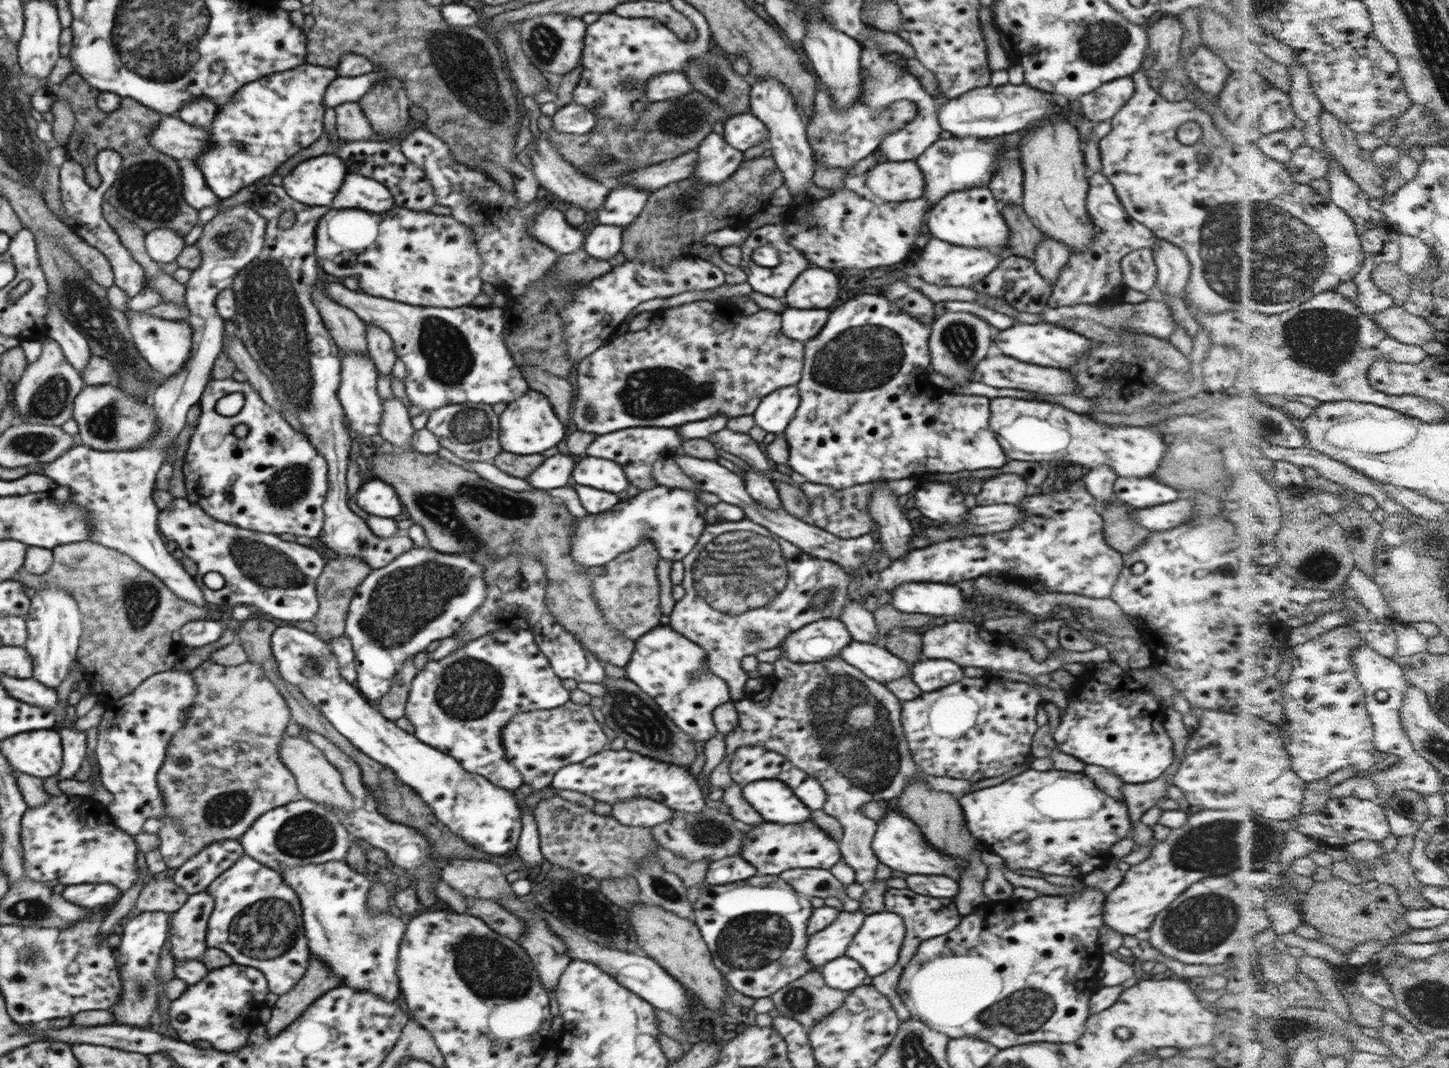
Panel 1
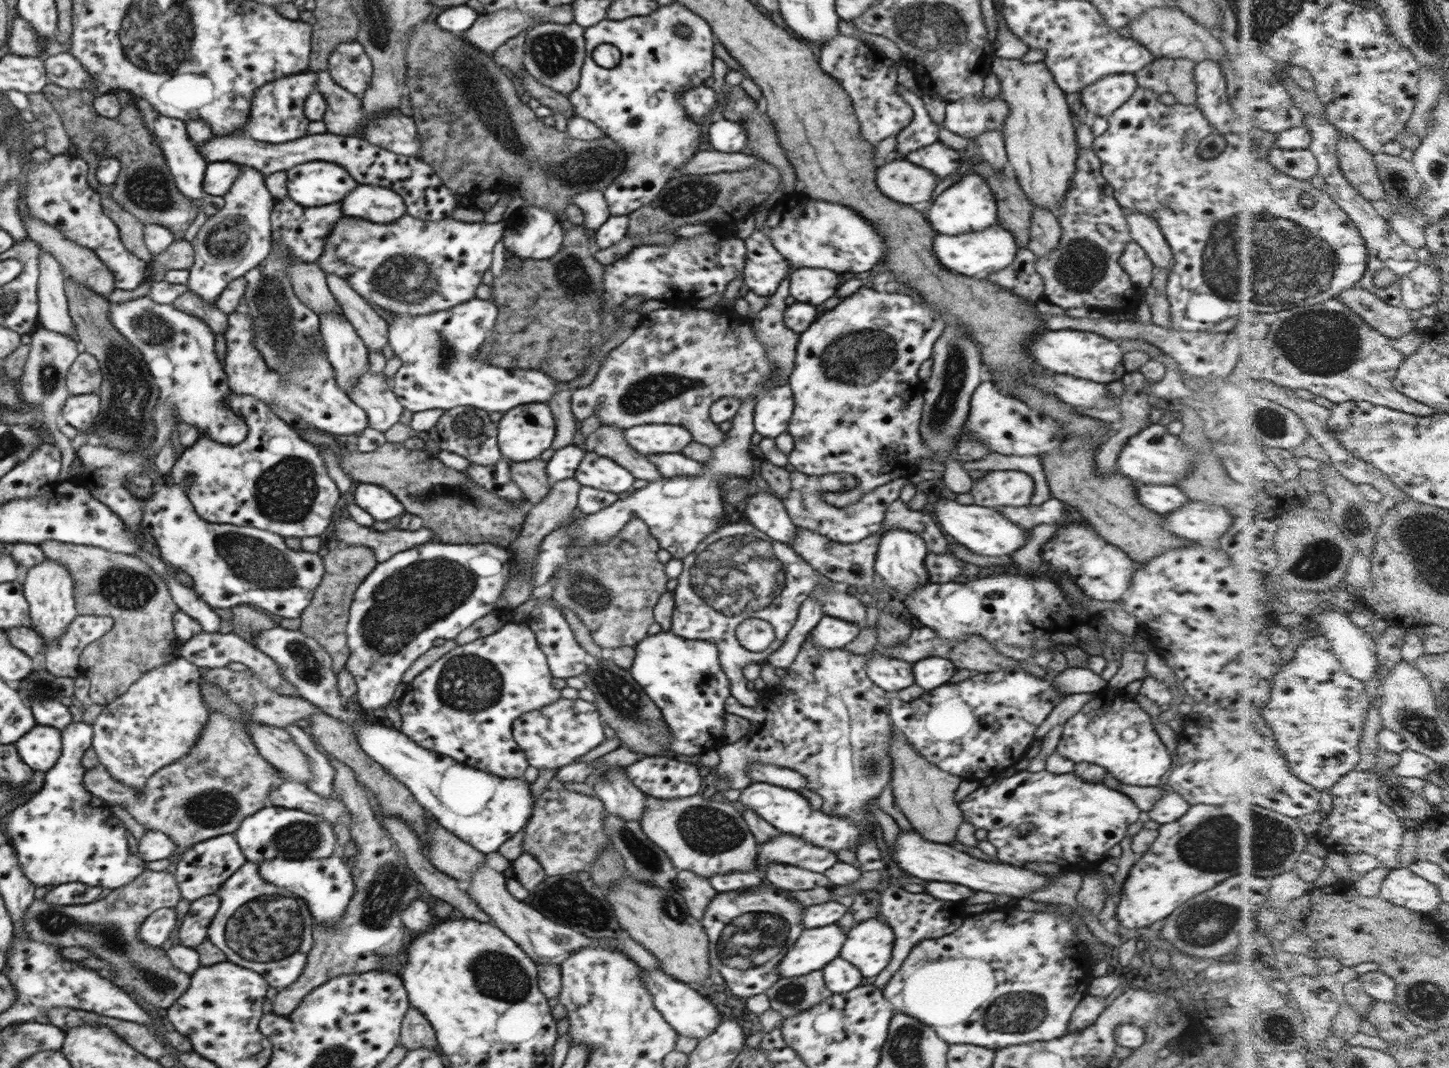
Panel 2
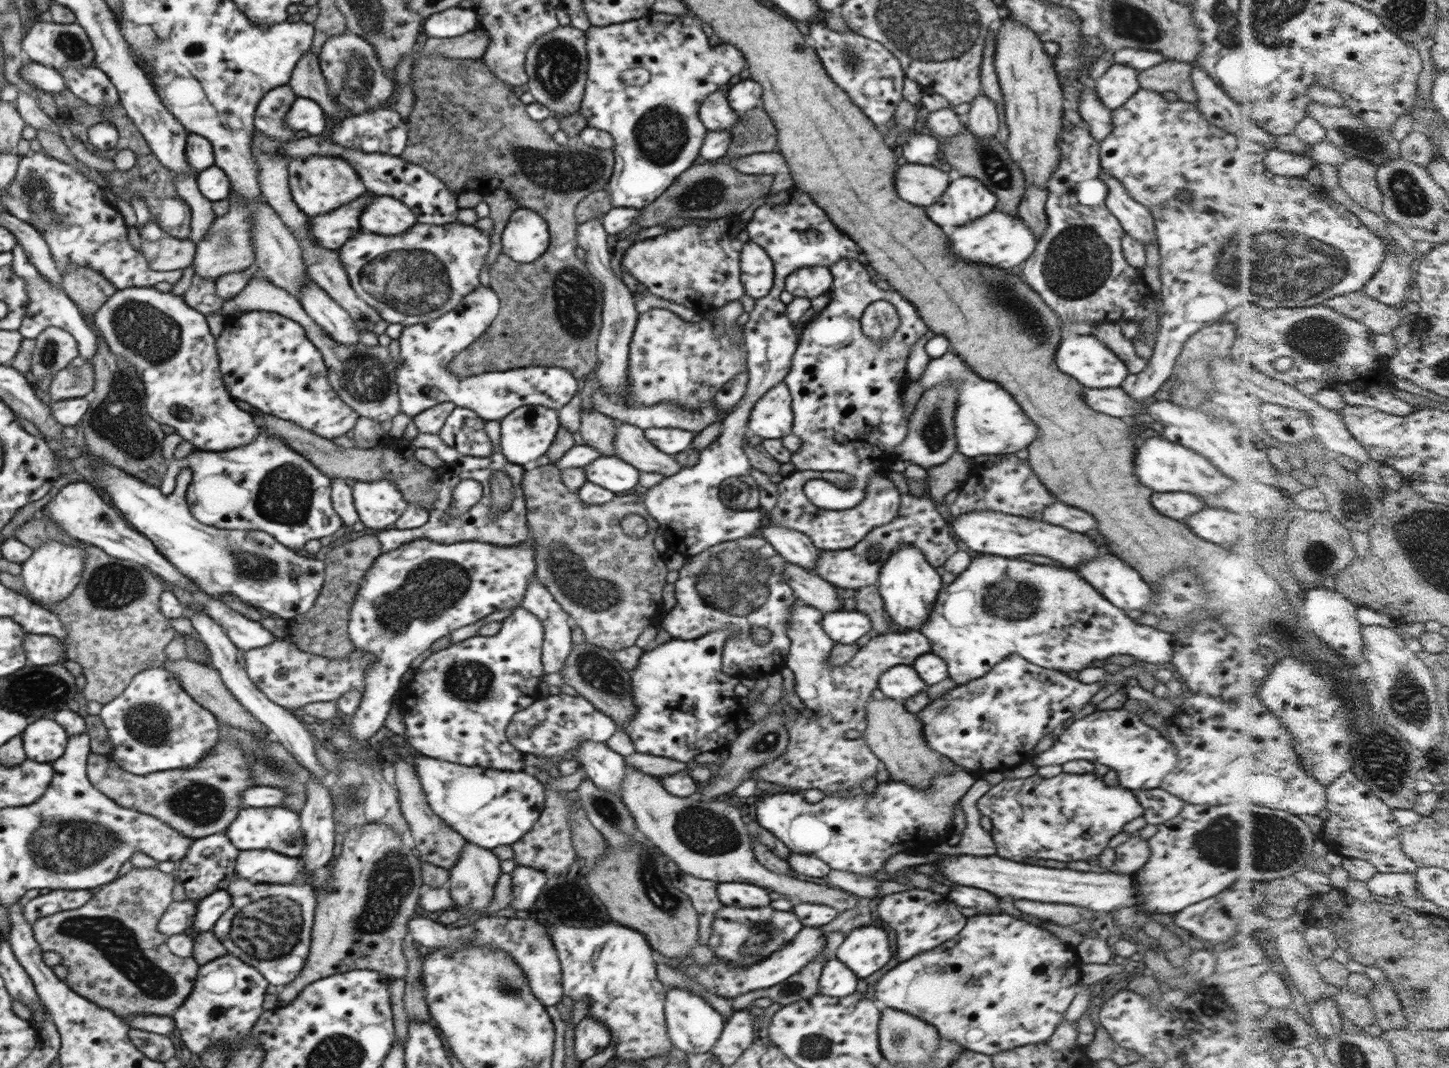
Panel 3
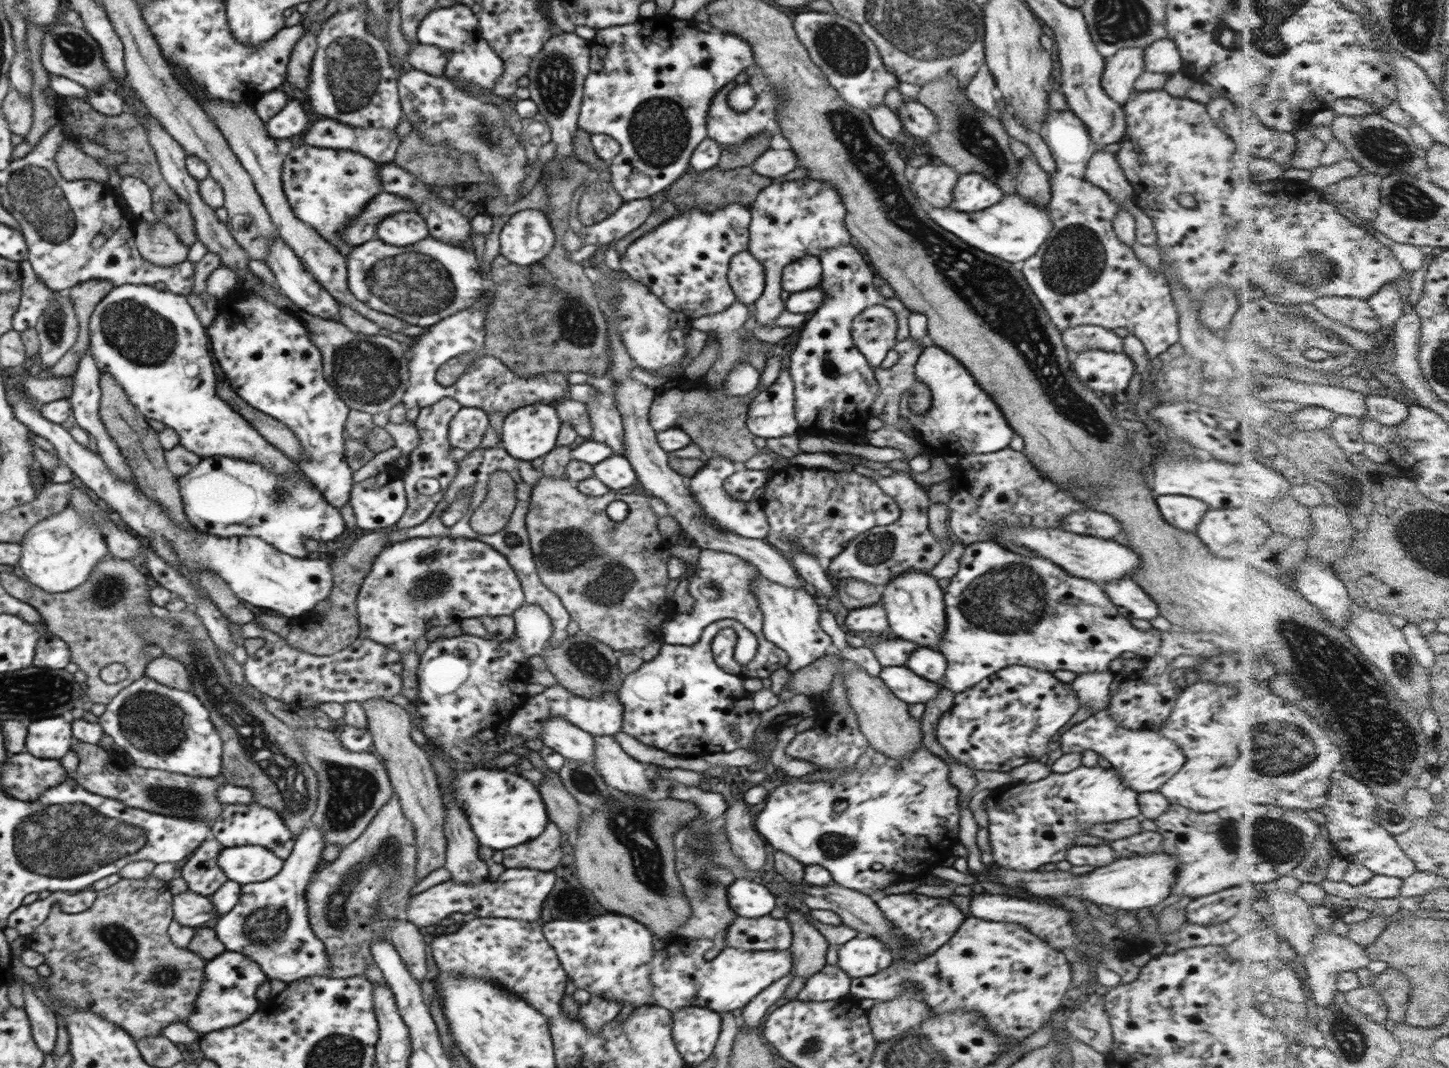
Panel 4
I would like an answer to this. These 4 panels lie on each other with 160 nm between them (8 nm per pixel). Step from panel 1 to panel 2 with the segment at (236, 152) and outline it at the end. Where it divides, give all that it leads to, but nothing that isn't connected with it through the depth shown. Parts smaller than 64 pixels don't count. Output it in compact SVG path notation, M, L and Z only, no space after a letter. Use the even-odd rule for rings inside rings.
M309 70L266 83L254 94L249 119L243 128L245 134L270 144L282 144L306 136L310 120L305 117L304 102L315 91L316 74ZM208 163L203 178L203 191L212 196L224 196L232 183L241 175L240 171L242 171L242 165L236 163Z

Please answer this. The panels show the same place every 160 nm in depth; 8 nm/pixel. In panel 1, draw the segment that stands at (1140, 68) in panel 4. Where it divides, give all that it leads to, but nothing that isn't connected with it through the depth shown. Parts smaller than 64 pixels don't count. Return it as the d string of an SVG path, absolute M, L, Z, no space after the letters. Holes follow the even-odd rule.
M1130 77L1113 79L1079 98L1083 116L1094 123L1110 121L1118 109L1132 98L1134 90Z

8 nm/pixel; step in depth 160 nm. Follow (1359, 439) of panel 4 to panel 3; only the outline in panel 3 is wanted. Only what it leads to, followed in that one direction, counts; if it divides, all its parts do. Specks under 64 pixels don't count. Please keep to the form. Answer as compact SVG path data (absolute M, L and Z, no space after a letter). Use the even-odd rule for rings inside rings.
M1292 387L1279 389L1277 393L1283 397L1286 406L1310 413L1314 419L1316 434L1330 450L1347 454L1362 463L1362 466L1371 461L1369 450L1354 436L1341 411L1332 410L1318 402L1314 396L1308 397Z

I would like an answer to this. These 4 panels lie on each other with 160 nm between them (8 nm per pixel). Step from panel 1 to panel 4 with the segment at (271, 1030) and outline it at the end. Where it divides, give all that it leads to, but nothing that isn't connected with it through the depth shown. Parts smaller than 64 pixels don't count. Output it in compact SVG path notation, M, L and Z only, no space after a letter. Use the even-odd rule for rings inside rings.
M394 793L391 799L388 800L384 806L376 813L376 816L372 818L370 824L364 829L364 832L356 839L351 842L348 846L340 848L339 855L337 858L331 862L326 868L316 872L311 878L311 883L307 886L305 890L305 898L307 899L308 905L308 918L310 926L314 931L314 934L324 943L325 951L327 957L329 958L330 967L330 978L349 978L356 977L357 975L364 975L364 971L368 966L375 964L373 961L373 956L371 953L371 942L374 939L384 939L385 941L390 941L390 931L389 924L396 919L406 920L405 910L407 909L407 904L411 900L410 890L416 886L418 880L416 878L416 863L417 863L417 840L415 837L415 828L412 821L404 814L402 807L400 806L399 796Z

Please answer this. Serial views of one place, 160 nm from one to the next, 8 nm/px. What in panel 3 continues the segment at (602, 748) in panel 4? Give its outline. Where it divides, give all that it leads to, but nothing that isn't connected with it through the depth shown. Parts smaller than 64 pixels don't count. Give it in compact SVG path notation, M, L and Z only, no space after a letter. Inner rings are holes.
M626 766L625 772L626 776L622 780L620 797L635 818L636 830L640 836L650 840L652 844L656 844L668 858L672 858L682 873L686 872L692 876L706 880L710 879L717 883L742 882L754 884L769 889L774 896L782 894L781 897L787 896L787 898L796 900L798 903L816 903L831 906L839 913L850 910L855 907L855 904L859 904L860 898L841 888L832 887L830 884L826 884L825 881L812 882L812 880L803 877L796 878L778 874L762 866L756 860L751 847L751 836L747 830L747 824L742 821L742 811L738 807L724 803L724 798L705 800L698 795L680 798L670 794L656 777L643 774L643 772L628 766Z

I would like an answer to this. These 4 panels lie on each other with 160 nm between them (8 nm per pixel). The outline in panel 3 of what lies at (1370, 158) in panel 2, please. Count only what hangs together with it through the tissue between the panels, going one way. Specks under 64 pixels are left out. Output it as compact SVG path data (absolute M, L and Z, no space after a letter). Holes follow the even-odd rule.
M1350 157L1338 170L1343 187L1362 207L1383 214L1385 198L1378 180L1378 165L1360 157Z

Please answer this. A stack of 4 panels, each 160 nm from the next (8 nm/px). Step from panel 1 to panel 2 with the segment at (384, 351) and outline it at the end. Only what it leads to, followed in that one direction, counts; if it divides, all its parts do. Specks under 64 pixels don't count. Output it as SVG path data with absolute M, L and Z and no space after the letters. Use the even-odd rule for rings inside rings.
M327 274L326 282L330 293L341 306L343 315L355 328L367 348L382 352L386 344L390 343L388 322L341 276Z

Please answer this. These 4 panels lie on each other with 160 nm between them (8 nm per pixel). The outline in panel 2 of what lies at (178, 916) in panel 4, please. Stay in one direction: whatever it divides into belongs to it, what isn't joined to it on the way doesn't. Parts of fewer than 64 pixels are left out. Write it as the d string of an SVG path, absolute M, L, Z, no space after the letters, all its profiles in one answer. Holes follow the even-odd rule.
M175 907L155 910L142 923L139 937L143 943L153 947L160 947L168 940L168 935L177 925Z

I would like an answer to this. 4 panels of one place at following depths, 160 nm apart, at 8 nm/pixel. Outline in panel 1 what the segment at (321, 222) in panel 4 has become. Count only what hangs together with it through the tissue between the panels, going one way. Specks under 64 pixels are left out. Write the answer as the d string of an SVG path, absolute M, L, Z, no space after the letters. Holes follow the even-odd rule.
M334 154L310 158L283 176L288 196L308 206L330 206L346 178L346 166Z

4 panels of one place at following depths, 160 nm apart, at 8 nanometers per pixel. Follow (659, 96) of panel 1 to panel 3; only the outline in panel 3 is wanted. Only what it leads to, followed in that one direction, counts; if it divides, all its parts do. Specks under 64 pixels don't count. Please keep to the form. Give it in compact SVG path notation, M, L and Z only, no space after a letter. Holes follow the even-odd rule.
M722 90L708 95L698 109L698 116L709 131L728 130L738 122L739 113L730 108Z

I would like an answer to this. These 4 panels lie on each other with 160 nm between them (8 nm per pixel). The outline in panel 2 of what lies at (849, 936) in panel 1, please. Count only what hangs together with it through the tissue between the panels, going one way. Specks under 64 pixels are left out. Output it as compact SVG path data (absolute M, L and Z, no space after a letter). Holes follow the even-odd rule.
M841 922L816 928L805 928L792 948L788 949L787 955L779 962L779 965L776 965L775 969L778 975L783 978L793 978L805 976L814 973L814 971L821 971L830 961L839 957L841 946L847 935L841 928Z

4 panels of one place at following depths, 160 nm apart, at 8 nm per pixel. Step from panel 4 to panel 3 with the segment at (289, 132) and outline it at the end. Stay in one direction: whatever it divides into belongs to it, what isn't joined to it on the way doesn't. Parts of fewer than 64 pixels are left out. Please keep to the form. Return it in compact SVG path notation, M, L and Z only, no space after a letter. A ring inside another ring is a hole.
M298 97L288 109L284 124L292 130L306 130L310 135L321 135L326 130L325 112L318 103Z

